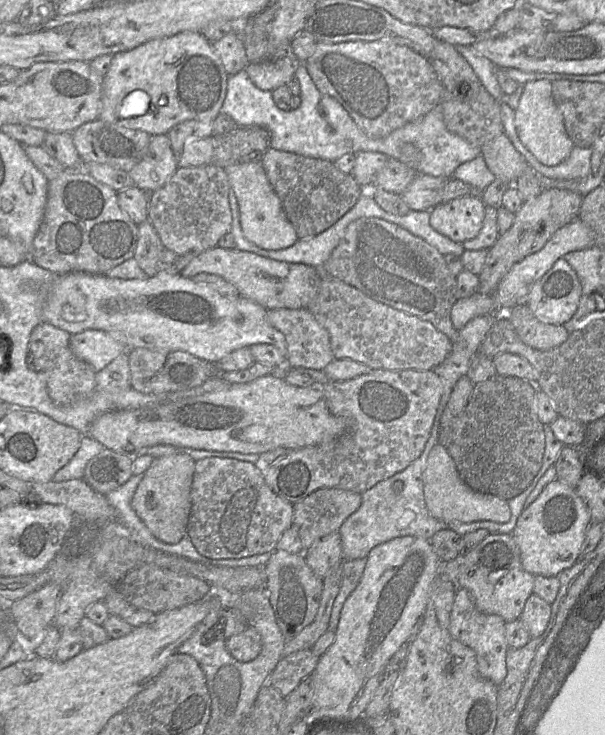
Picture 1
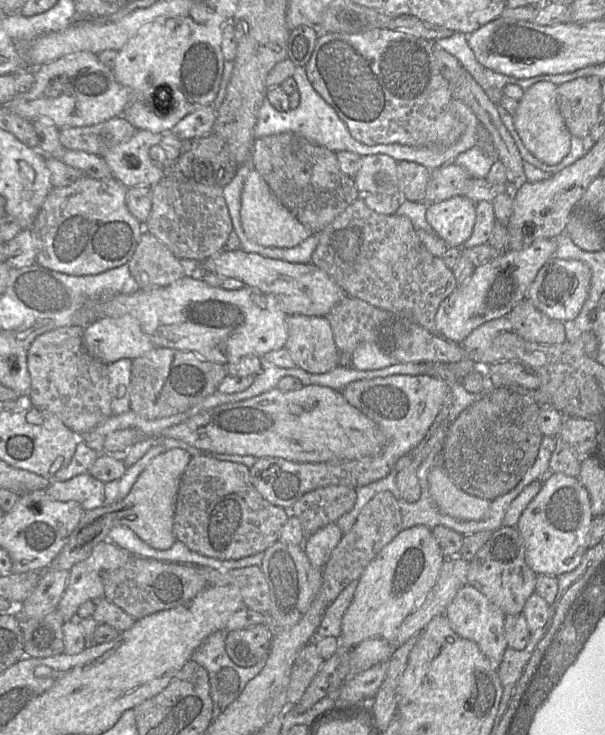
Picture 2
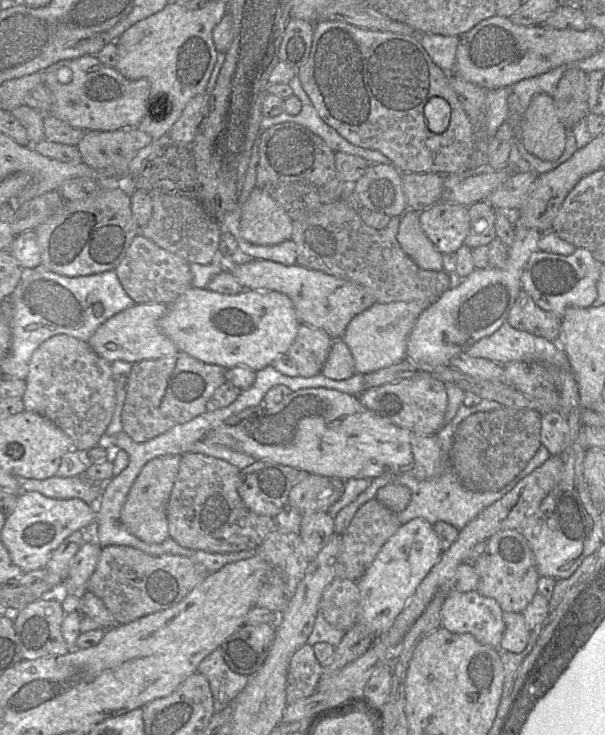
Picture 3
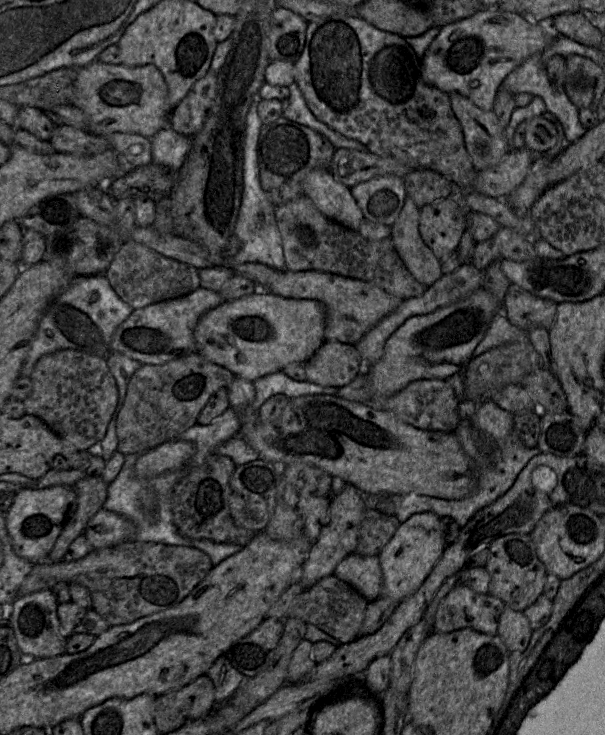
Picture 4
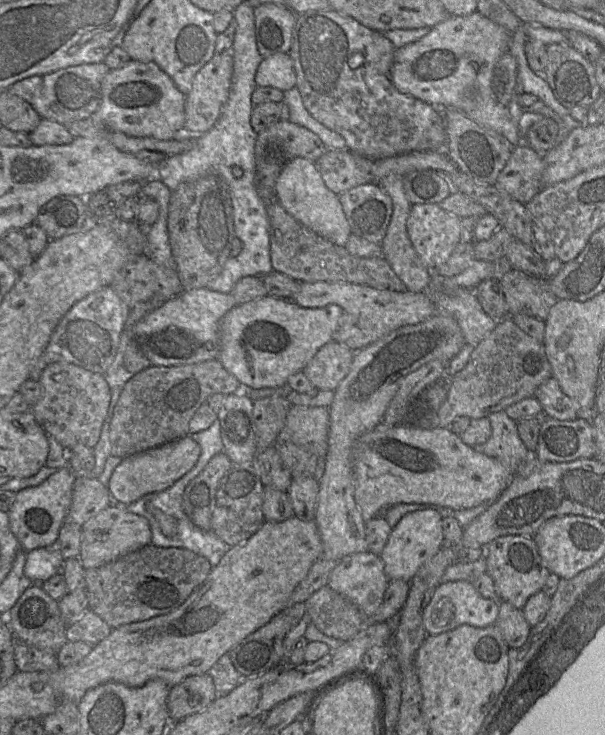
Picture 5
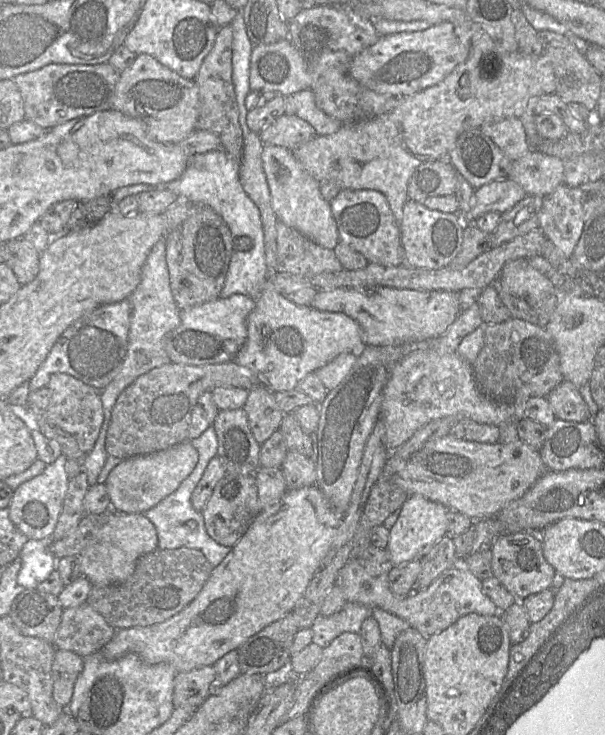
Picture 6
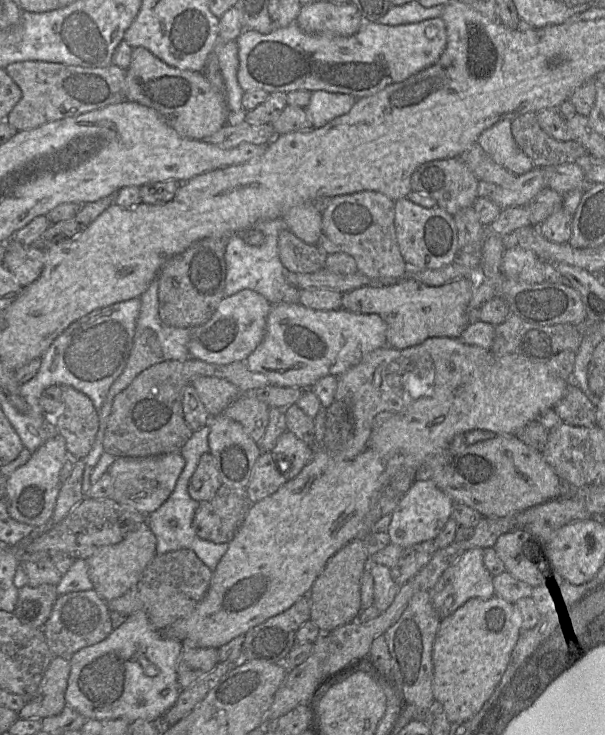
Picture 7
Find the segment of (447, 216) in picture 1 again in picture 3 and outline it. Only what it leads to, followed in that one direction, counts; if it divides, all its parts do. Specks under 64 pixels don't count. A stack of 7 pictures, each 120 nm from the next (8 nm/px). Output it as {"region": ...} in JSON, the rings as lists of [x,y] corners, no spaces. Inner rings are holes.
{"region":[[[439,201],[419,213],[422,230],[442,254],[456,253],[470,229],[468,207]]]}

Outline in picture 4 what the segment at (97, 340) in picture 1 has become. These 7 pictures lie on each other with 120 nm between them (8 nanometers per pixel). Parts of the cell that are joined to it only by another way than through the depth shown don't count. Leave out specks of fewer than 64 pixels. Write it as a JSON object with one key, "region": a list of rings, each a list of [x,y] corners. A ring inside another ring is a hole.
{"region":[[[199,287],[186,296],[135,309],[115,330],[110,343],[110,351],[121,353],[139,361],[142,365],[162,365],[197,353],[194,329],[199,319],[223,302],[224,299],[218,292]]]}

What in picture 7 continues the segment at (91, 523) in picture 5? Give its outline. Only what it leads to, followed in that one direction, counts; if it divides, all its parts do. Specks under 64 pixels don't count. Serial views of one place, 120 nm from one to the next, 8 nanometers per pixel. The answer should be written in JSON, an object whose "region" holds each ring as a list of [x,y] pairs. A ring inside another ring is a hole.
{"region":[[[147,523],[138,525],[122,542],[101,547],[86,559],[93,589],[105,601],[118,598],[131,590],[139,581],[144,569],[156,555],[156,537]]]}

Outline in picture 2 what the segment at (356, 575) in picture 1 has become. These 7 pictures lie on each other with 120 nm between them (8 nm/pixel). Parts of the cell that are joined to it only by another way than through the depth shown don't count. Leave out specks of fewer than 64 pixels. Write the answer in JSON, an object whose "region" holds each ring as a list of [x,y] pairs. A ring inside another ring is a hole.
{"region":[[[353,580],[340,592],[336,599],[326,607],[320,625],[314,633],[314,640],[325,637],[335,637],[339,639],[342,617],[352,602],[357,584],[358,580]]]}

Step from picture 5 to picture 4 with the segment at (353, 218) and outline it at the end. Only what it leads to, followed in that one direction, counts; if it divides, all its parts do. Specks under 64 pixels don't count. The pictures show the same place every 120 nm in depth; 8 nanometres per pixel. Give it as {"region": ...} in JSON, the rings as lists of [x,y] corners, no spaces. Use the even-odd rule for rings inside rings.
{"region":[[[395,175],[373,177],[350,191],[364,219],[390,227],[406,199],[403,179]]]}

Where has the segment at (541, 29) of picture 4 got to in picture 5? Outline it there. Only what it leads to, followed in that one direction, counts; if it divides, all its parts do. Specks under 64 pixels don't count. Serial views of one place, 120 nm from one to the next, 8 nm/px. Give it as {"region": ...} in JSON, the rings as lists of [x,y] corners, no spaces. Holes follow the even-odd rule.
{"region":[[[478,12],[450,16],[433,26],[421,39],[396,48],[391,80],[402,93],[440,109],[455,108],[482,127],[503,135],[515,148],[523,143],[511,107],[501,105],[493,90],[493,72],[500,57],[509,50],[512,35],[503,26]]]}

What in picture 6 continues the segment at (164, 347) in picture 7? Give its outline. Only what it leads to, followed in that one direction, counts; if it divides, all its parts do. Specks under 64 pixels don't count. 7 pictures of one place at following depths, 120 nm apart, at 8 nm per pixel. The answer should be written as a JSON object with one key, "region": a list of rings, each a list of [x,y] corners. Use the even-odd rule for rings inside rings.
{"region":[[[161,238],[152,248],[142,268],[140,282],[128,299],[131,304],[131,317],[127,354],[119,373],[100,393],[103,422],[93,449],[81,461],[81,465],[87,474],[89,486],[97,483],[97,478],[108,457],[105,449],[106,433],[111,418],[111,411],[119,395],[139,376],[156,367],[171,363],[164,348],[164,337],[180,325],[181,319],[180,310],[174,301],[170,287],[166,263],[165,238]]]}

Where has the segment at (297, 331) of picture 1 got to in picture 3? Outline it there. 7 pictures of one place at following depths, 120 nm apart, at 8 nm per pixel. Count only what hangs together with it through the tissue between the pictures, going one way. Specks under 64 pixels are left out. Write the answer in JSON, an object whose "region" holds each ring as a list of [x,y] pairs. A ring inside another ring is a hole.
{"region":[[[301,323],[288,349],[301,377],[315,377],[325,364],[333,339],[324,331]]]}

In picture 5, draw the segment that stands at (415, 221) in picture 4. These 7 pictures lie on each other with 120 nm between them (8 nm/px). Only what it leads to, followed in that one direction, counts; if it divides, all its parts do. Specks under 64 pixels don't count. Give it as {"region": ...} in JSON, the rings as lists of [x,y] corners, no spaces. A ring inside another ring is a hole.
{"region":[[[389,174],[376,182],[391,197],[393,204],[390,223],[381,243],[382,256],[388,261],[393,271],[405,284],[407,290],[411,292],[424,292],[431,283],[431,270],[421,262],[407,232],[407,219],[412,204],[409,202],[404,189],[403,176],[404,175]]]}

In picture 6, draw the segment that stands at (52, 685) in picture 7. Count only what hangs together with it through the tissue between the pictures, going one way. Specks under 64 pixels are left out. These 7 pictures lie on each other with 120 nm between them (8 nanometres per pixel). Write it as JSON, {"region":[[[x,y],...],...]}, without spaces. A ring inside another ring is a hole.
{"region":[[[58,649],[52,664],[53,698],[63,708],[70,704],[74,684],[83,670],[84,658],[78,654]]]}

